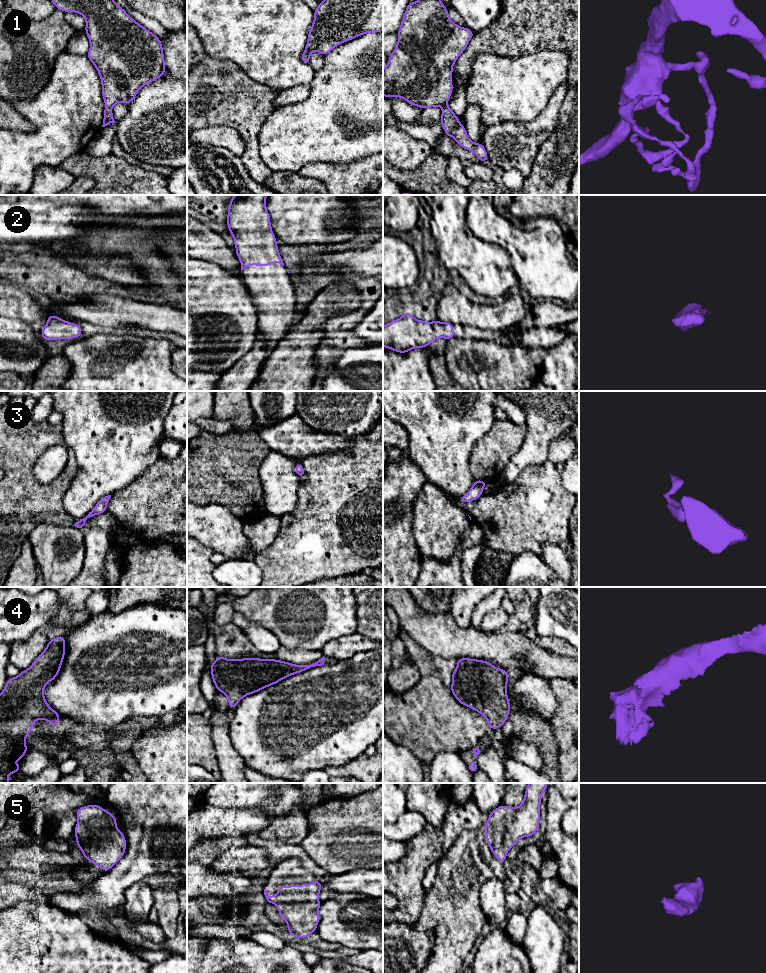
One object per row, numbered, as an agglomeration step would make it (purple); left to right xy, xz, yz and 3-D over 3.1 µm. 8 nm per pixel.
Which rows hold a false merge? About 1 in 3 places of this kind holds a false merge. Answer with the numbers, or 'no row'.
no row

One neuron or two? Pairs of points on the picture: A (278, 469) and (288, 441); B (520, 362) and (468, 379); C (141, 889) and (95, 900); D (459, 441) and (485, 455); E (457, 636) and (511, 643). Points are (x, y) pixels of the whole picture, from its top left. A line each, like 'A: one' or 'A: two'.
A: two
B: one
C: two
D: two
E: one

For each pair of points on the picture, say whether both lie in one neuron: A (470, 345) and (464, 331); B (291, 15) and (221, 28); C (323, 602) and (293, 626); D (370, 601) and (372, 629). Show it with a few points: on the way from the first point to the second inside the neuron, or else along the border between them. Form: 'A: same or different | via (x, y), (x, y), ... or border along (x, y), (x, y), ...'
A: different | border along (463, 338), (490, 341)
B: same | via (274, 17), (238, 17)
C: same | via (316, 603), (300, 619)
D: same | via (372, 608), (372, 622)

